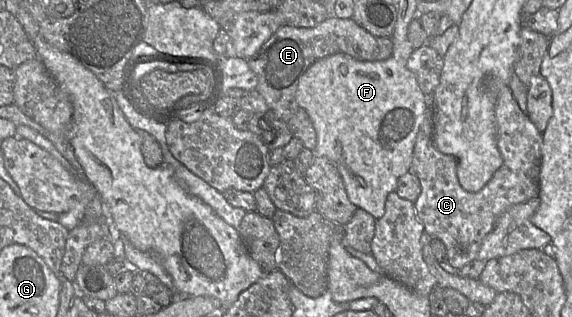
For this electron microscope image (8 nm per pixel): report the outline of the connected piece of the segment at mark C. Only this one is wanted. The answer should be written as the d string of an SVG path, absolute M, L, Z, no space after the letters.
M502 82L489 84L495 84L497 147L503 164L479 192L467 192L461 187L455 157L441 153L434 145L431 104L417 134L413 151L411 172L417 176L421 185L421 193L414 202L417 218L423 224L426 236L439 239L445 245L448 262L457 270L477 259L484 237L492 231L496 220L503 213L514 205L539 196L542 133L522 112L509 85Z

